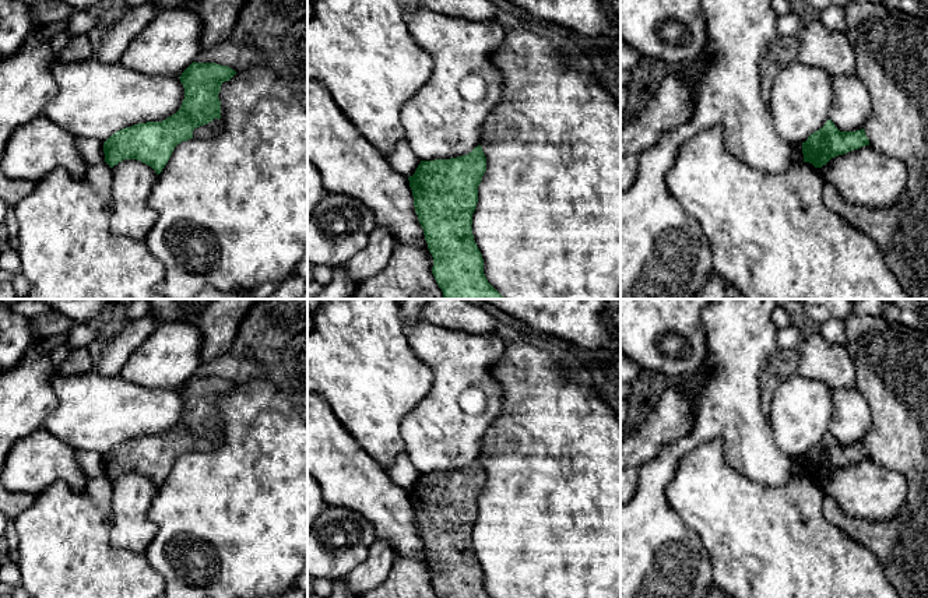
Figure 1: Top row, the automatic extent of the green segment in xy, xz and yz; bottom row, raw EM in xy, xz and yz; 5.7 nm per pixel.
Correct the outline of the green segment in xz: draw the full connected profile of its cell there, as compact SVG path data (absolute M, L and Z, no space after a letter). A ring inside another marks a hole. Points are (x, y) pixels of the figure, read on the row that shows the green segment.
M478 145L463 156L421 161L408 177L443 299L505 299L484 274L471 228L485 170L486 158Z

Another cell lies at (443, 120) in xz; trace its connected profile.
M426 7L404 10L412 39L433 59L429 82L401 109L401 124L411 150L421 161L450 159L470 154L481 143L481 126L499 103L503 74L493 56L505 29L493 20L471 21Z

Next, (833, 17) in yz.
M830 6L826 10L819 11L819 21L829 29L846 35L847 21L844 7Z

